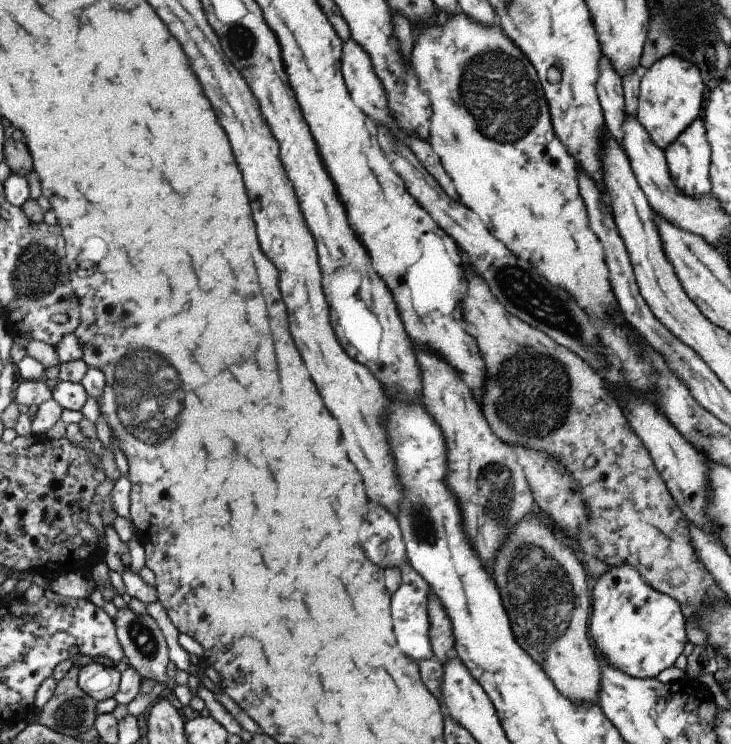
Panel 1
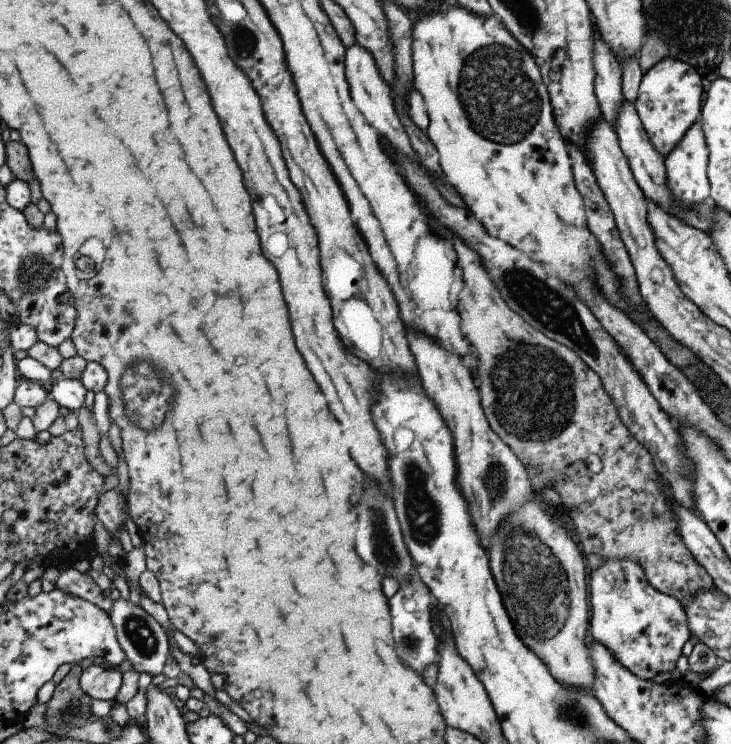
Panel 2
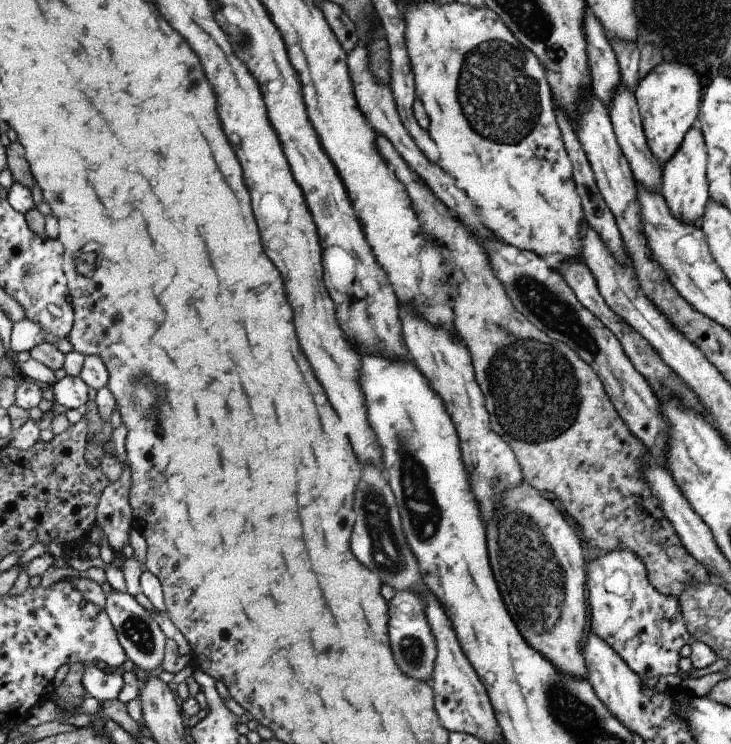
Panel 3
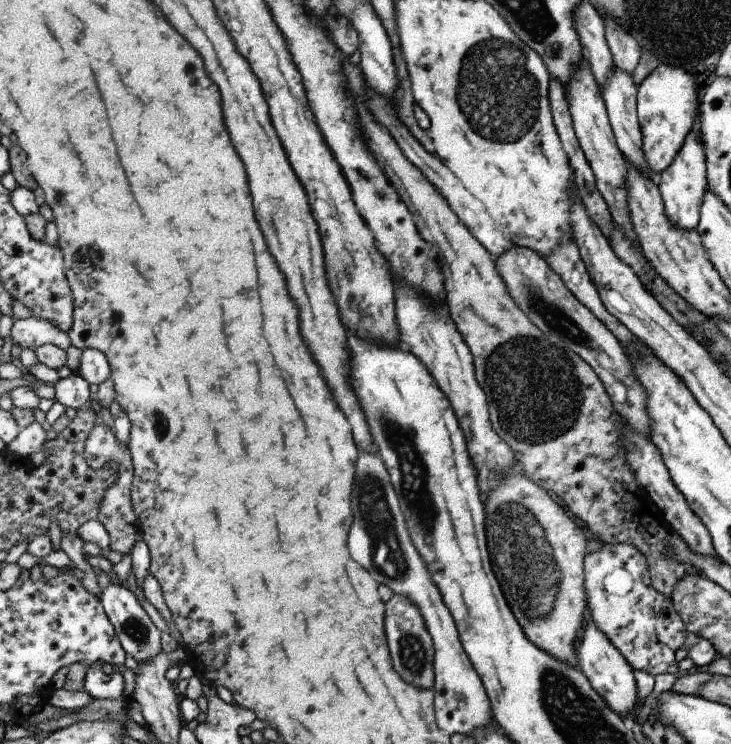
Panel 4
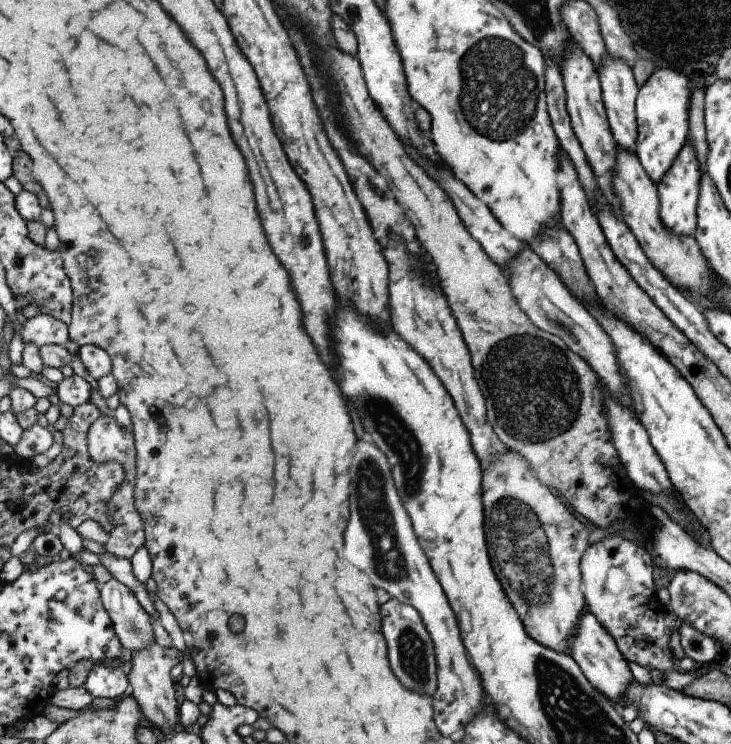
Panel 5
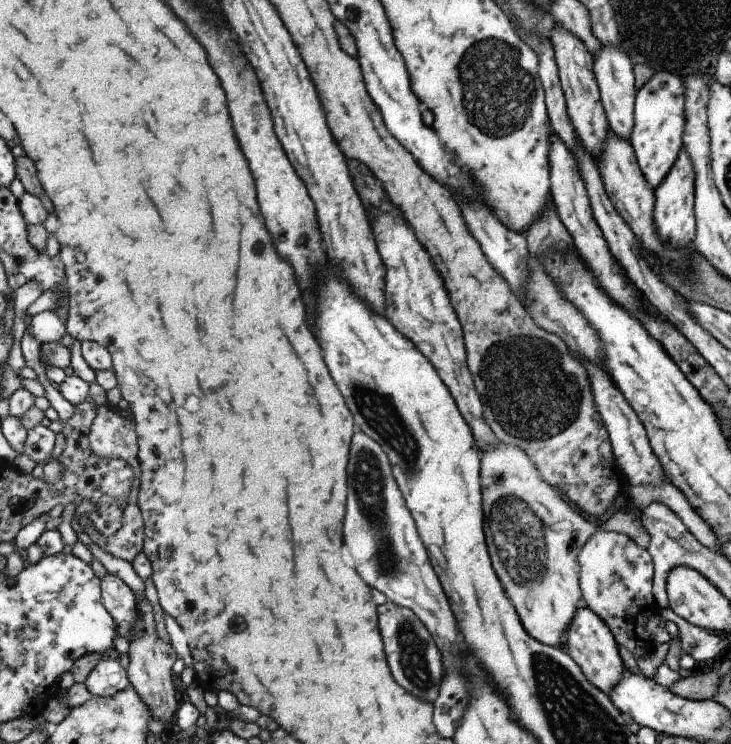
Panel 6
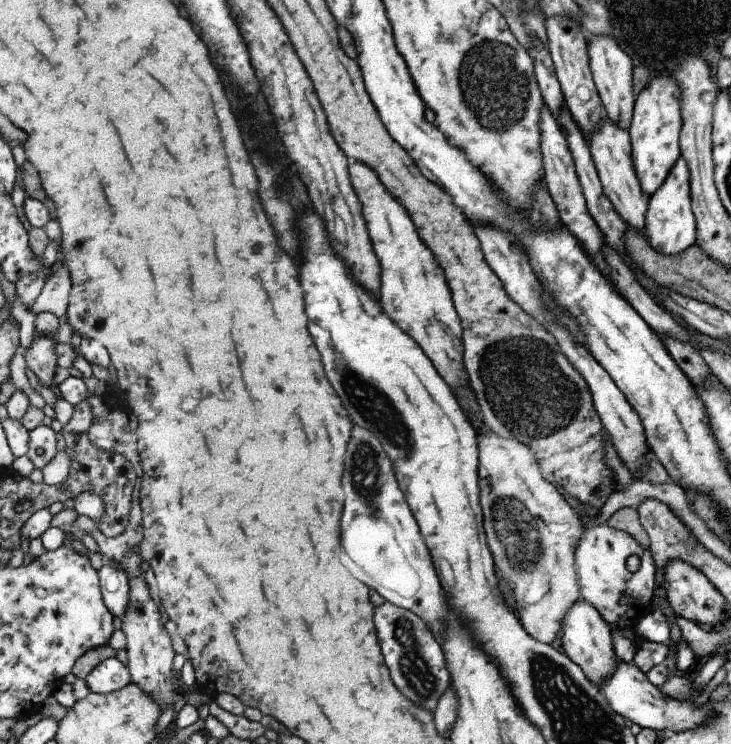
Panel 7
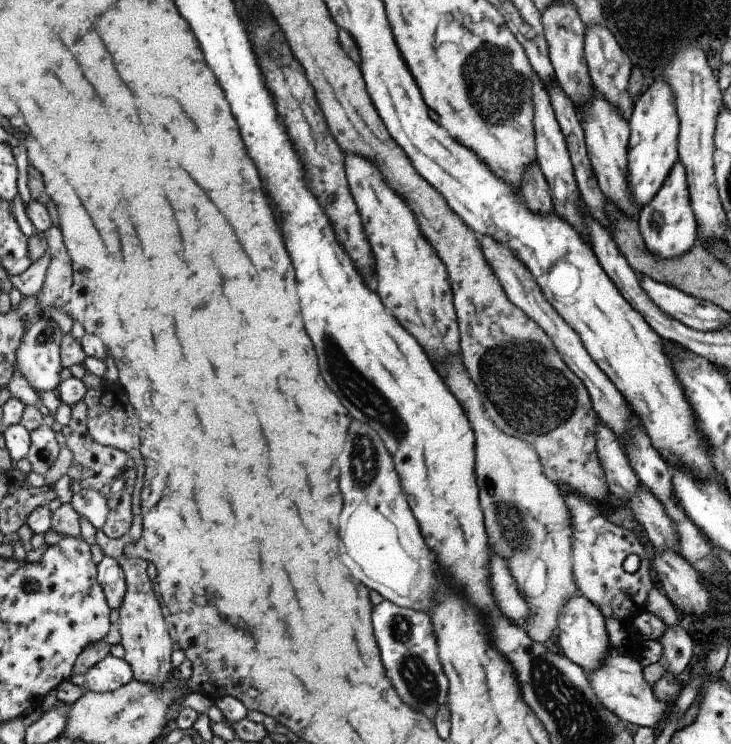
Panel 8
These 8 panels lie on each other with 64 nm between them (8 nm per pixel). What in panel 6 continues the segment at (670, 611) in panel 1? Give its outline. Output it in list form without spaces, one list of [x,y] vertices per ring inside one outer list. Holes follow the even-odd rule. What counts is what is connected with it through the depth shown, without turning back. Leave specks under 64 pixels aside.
[[[595,532],[583,546],[577,560],[579,590],[583,596],[581,606],[595,612],[613,634],[617,646],[623,646],[641,664],[643,656],[651,654],[653,648],[659,646],[645,630],[645,622],[659,610],[653,596],[655,572],[651,554],[625,534]]]

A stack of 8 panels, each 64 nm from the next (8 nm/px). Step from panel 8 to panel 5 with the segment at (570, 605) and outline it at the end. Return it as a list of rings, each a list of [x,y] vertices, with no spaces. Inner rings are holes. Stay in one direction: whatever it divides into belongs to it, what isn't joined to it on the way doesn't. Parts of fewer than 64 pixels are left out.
[[[583,612],[579,622],[577,622],[577,628],[571,636],[571,644],[569,644],[569,656],[579,664],[579,668],[583,670],[583,676],[587,678],[587,682],[597,690],[601,692],[603,696],[607,696],[607,700],[615,706],[615,708],[621,708],[623,704],[623,696],[627,692],[627,688],[633,684],[633,678],[631,678],[631,672],[627,668],[627,660],[623,658],[623,654],[619,652],[615,640],[609,636],[609,632],[595,620],[593,614],[589,612]]]

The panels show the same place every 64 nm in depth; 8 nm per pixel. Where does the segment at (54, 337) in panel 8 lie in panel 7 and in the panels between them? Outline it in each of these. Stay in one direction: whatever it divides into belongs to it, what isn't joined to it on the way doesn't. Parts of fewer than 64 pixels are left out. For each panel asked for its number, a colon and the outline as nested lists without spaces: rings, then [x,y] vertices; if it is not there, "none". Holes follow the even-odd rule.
7: [[[43,334],[33,336],[33,344],[29,350],[25,350],[25,358],[29,364],[29,370],[33,370],[33,374],[37,376],[37,380],[41,384],[57,386],[55,384],[55,374],[59,370],[59,354],[57,354],[57,338],[47,338]]]

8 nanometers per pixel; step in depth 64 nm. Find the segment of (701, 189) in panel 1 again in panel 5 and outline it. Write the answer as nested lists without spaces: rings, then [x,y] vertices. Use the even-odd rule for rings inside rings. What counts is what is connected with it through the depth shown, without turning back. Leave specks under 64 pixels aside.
[[[685,142],[683,148],[679,150],[679,156],[673,160],[671,168],[657,182],[659,218],[663,220],[663,226],[671,234],[675,234],[675,236],[689,236],[689,238],[695,236],[695,230],[697,230],[697,202],[699,202],[701,178],[703,178],[703,170],[699,166],[699,158],[697,158],[691,142]]]

